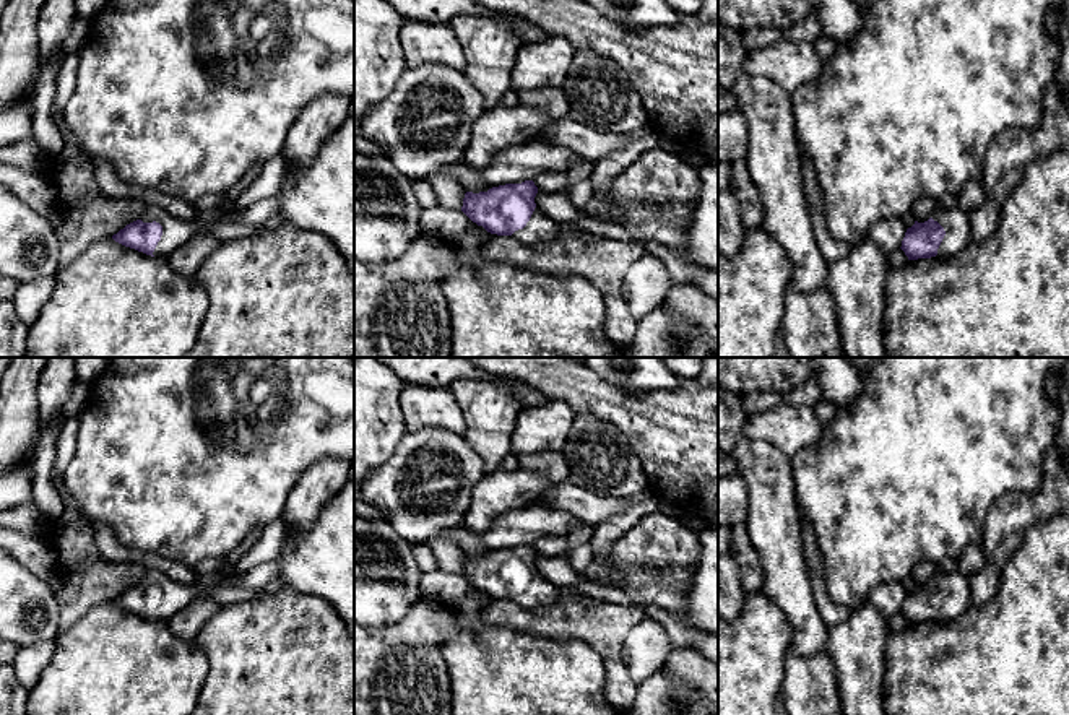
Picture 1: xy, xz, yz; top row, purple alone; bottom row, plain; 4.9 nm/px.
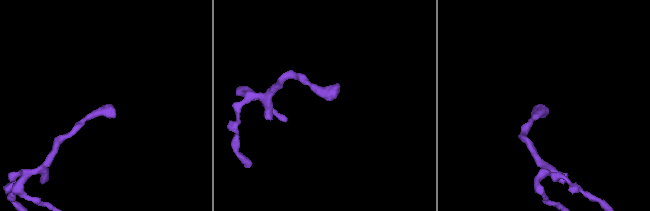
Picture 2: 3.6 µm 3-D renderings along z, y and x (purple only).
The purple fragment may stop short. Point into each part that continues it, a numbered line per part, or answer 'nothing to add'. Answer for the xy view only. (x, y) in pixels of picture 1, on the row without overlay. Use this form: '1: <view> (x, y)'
1: xy (176, 595)

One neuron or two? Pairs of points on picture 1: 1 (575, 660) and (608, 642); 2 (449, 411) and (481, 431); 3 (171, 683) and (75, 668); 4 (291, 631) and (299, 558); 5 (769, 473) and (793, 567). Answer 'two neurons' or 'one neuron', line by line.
1: two neurons
2: two neurons
3: one neuron
4: two neurons
5: one neuron

